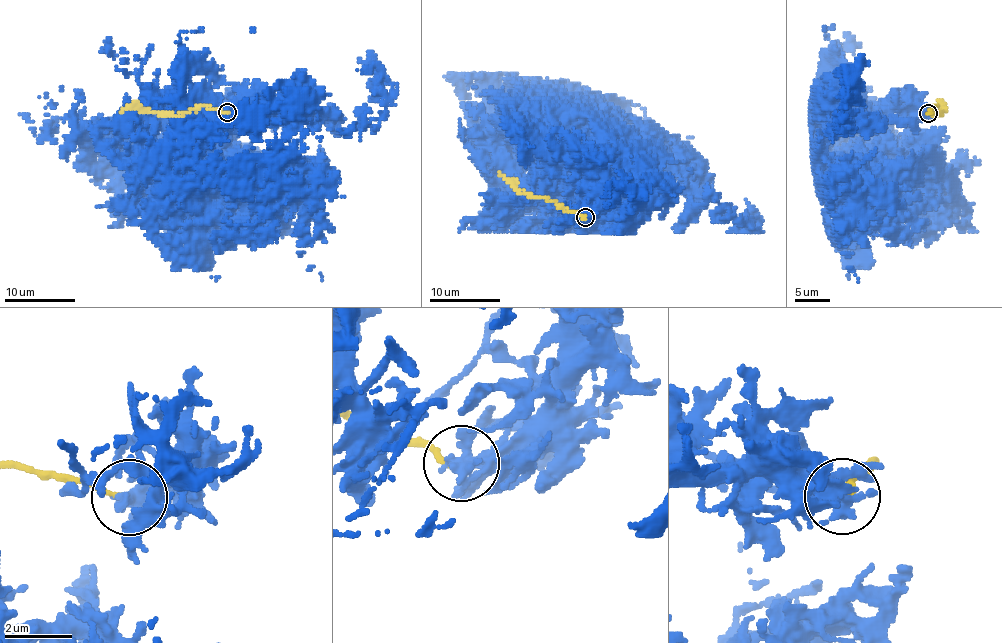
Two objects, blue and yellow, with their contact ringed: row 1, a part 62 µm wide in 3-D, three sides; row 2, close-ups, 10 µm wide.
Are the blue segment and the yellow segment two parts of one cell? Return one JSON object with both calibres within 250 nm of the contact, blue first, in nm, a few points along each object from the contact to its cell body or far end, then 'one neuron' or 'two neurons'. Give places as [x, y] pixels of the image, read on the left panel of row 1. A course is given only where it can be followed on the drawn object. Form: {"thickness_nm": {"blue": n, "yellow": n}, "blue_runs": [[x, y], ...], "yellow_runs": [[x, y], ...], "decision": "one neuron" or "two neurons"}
{"thickness_nm": {"blue": 440, "yellow": 120}, "blue_runs": [[227, 112], [284, 81], [334, 130], [374, 128], [385, 95], [374, 65], [358, 69]], "yellow_runs": [[227, 112], [201, 106], [180, 115], [135, 108], [120, 111]], "decision": "two neurons"}

